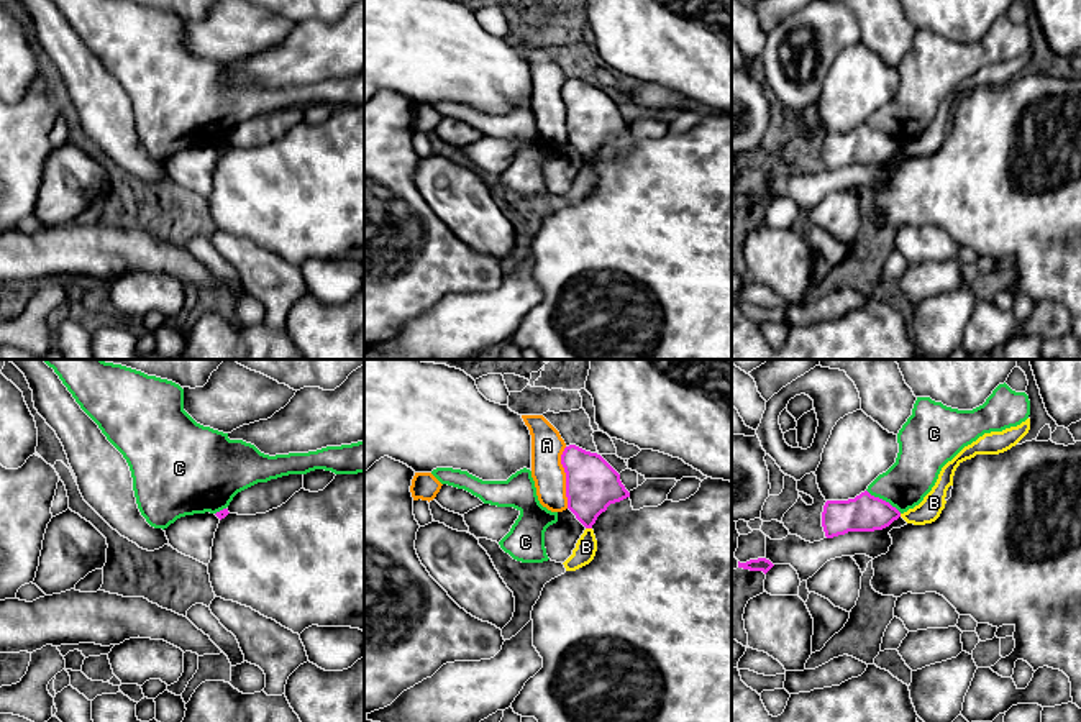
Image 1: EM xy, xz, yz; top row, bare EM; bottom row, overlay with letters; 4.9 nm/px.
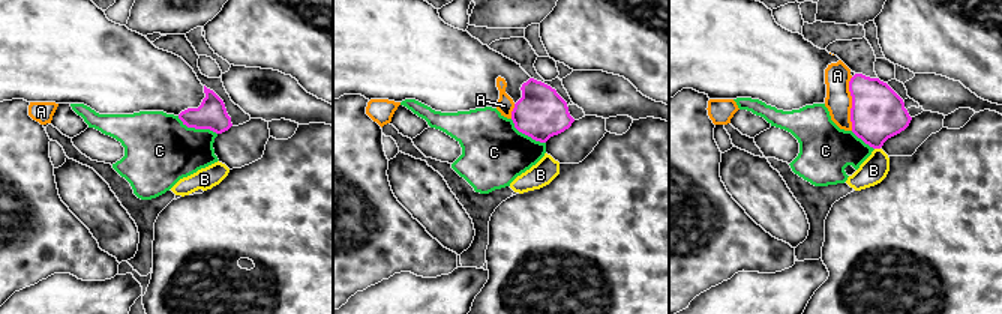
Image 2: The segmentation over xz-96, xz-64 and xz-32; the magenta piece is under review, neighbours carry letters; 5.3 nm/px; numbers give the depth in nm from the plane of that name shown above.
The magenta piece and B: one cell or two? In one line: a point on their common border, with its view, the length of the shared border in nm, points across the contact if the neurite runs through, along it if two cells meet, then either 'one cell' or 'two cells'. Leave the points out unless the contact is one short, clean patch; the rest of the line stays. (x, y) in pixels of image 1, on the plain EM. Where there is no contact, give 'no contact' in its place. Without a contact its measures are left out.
contact xz (589, 159); length 30 nm; border xz (586, 159), (591, 161); two cells

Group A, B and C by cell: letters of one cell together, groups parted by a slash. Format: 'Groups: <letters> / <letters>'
Groups: A / B / C

